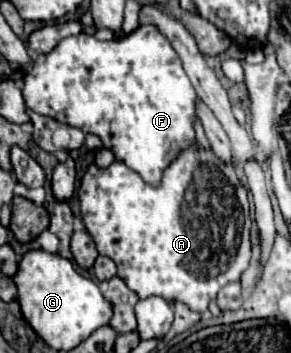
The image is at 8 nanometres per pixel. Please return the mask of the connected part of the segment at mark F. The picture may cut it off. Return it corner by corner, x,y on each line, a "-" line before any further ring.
140,25
136,31
116,41
98,41
84,33
62,39
52,53
38,55
30,71
24,73
22,95
32,111
78,127
84,133
98,135
102,145
110,149
118,161
124,161
152,185
160,183
162,171
174,161
180,149
194,141
192,117
196,91
186,77
174,47
160,35
160,29
152,25

